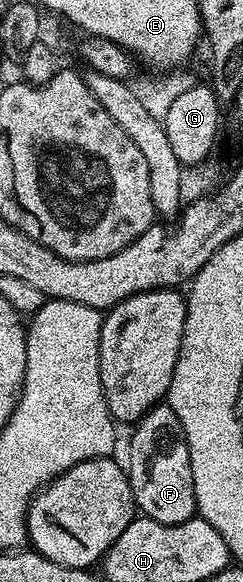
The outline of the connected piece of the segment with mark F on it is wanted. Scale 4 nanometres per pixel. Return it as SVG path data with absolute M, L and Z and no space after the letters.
M170 404L154 406L134 423L131 434L131 451L127 454L125 469L131 482L138 513L166 526L185 524L196 517L193 464L189 456L189 444Z

